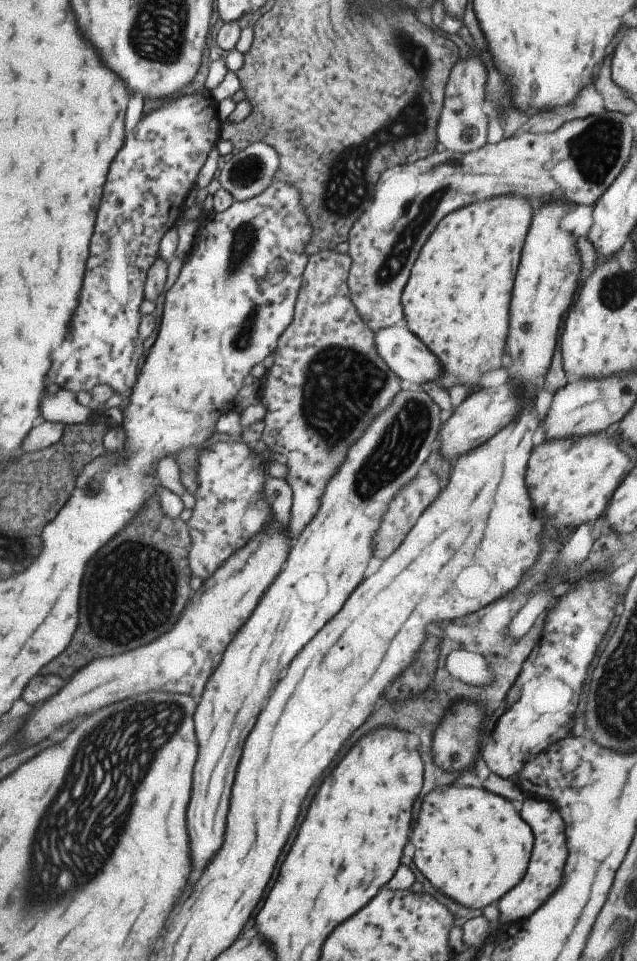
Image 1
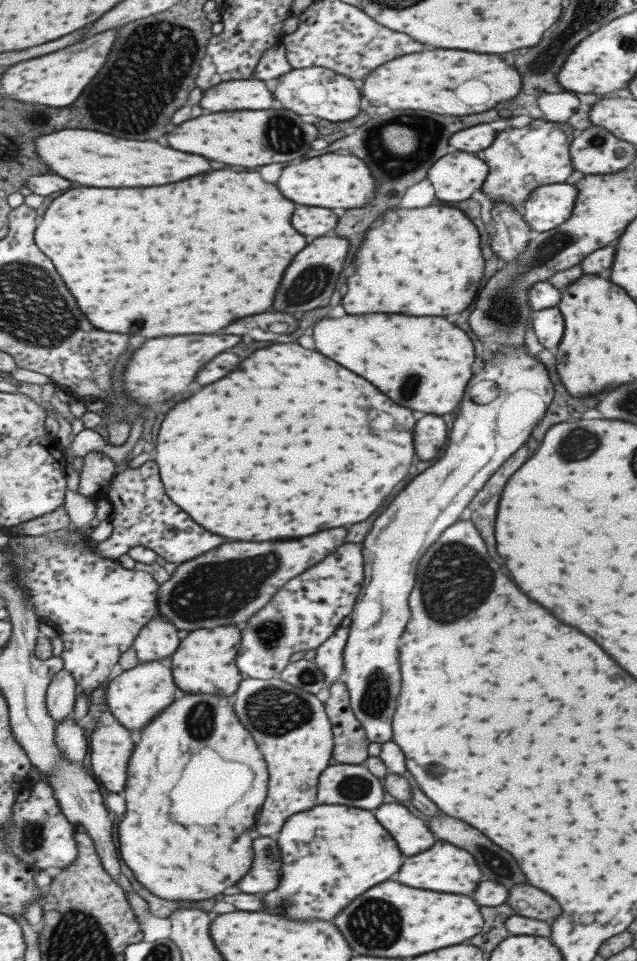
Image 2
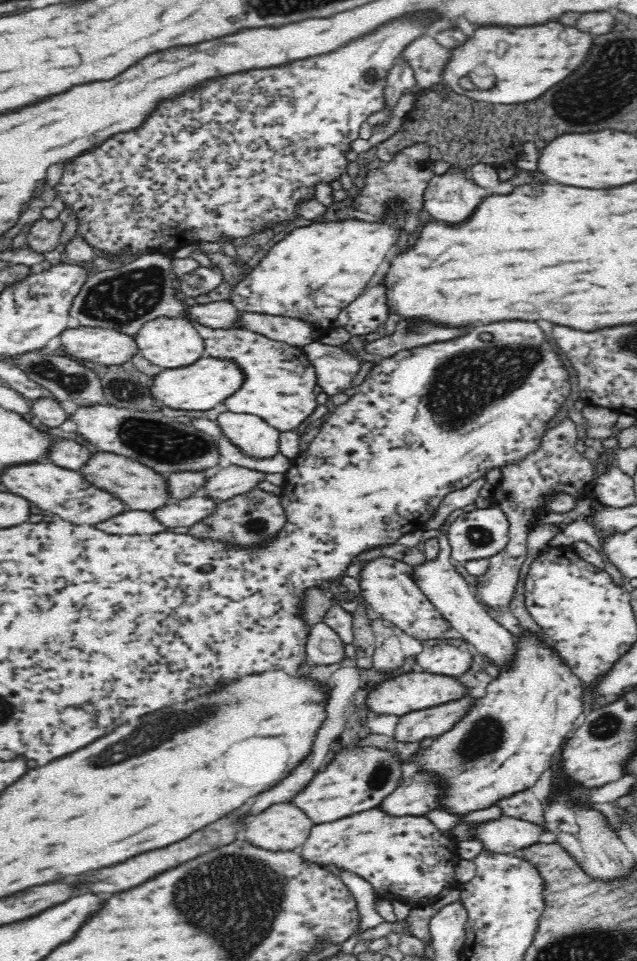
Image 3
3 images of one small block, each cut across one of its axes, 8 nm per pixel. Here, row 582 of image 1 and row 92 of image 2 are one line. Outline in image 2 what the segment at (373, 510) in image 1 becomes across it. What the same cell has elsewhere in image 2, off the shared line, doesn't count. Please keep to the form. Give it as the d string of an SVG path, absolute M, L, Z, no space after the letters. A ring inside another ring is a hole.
M315 66L315 68L305 68L305 70L293 70L291 74L277 78L271 86L275 88L273 90L275 98L285 108L291 108L293 112L297 112L301 116L315 114L323 120L343 122L343 120L355 118L361 112L361 102L363 102L361 92L363 90L359 90L359 86L351 78L341 76L341 74L337 74L335 70L329 70L329 68Z

